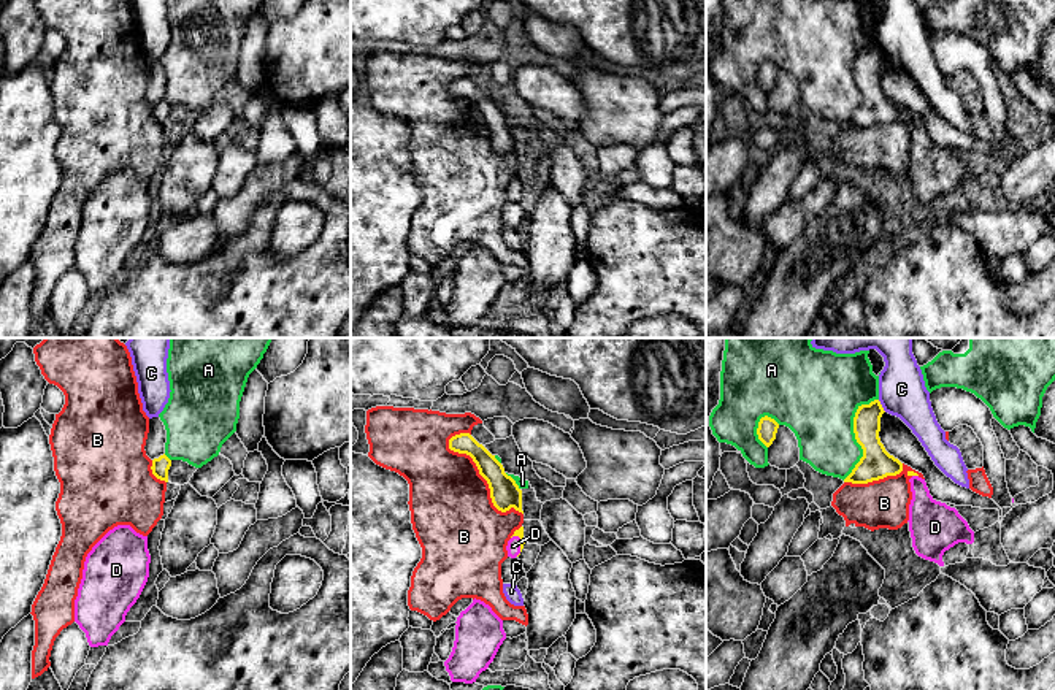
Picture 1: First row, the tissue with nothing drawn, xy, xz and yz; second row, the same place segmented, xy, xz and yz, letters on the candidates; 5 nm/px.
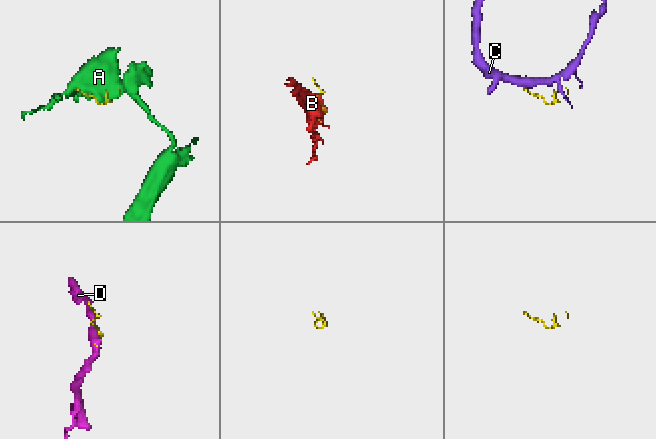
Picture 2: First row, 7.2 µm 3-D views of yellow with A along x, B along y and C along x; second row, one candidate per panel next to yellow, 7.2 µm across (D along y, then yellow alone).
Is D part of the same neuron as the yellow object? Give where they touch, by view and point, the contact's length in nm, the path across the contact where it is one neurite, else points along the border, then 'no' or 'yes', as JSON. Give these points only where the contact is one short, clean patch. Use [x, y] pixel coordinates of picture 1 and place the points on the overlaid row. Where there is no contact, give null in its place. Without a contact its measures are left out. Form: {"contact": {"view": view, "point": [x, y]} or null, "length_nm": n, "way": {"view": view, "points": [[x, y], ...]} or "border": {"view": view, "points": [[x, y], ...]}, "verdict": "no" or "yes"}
{"contact": {"view": "xz", "point": [521, 544]}, "length_nm": 110, "verdict": "yes"}

